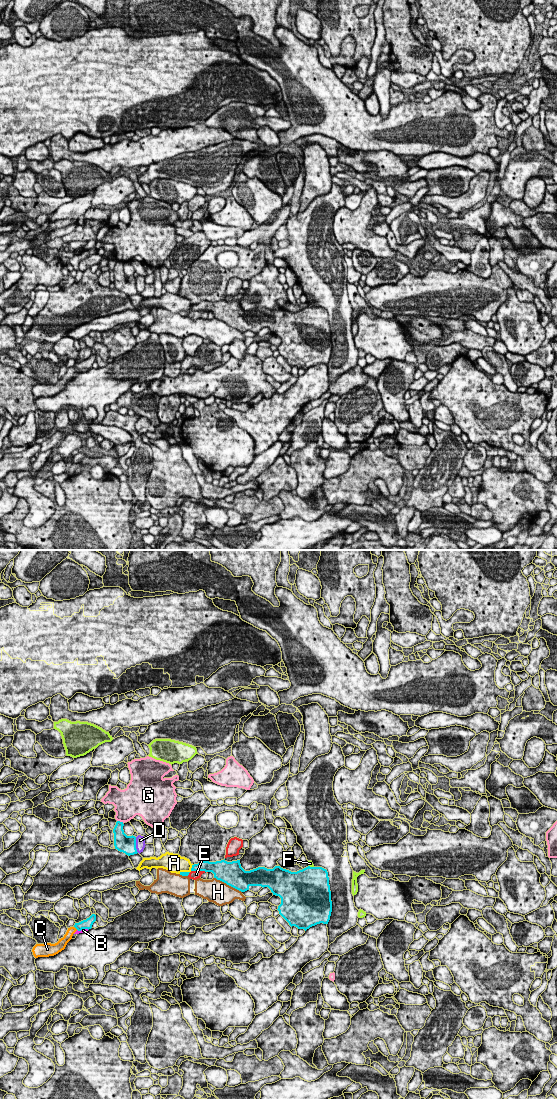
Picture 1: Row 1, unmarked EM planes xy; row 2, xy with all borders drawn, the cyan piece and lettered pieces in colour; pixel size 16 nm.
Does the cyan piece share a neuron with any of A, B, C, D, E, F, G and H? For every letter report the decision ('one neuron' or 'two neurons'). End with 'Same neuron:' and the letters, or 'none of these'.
A: two neurons
B: two neurons
C: two neurons
D: two neurons
E: two neurons
F: two neurons
G: two neurons
H: two neurons
Same neuron: none of these

